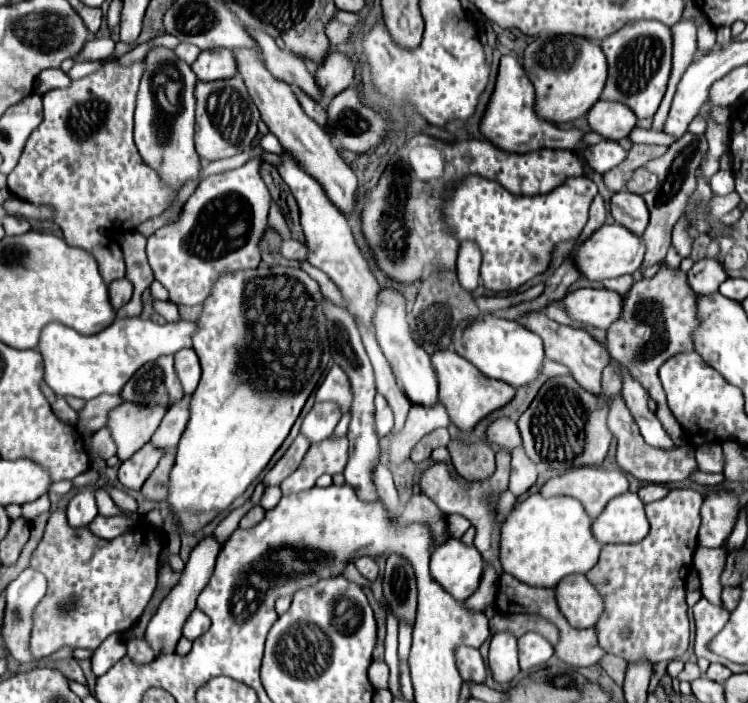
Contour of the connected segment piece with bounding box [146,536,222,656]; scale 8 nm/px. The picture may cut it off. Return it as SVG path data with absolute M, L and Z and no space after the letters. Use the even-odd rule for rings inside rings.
M206 536L204 540L200 540L192 552L190 552L190 558L182 570L182 576L178 580L178 584L168 592L168 596L162 600L162 604L158 606L154 618L150 620L148 628L146 628L146 636L148 636L148 642L154 650L156 656L160 654L166 654L166 652L174 652L176 650L176 644L182 636L182 626L186 622L186 618L190 616L190 612L196 608L196 598L198 594L204 590L204 586L208 584L212 572L214 572L214 564L216 564L216 558L218 558L218 552L220 552L220 542L216 540L216 536Z

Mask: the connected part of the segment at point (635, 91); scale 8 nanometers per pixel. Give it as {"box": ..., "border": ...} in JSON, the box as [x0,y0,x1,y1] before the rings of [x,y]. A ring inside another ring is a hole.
{"box":[600,20,672,118],"border":[[[632,20],[626,28],[606,36],[600,42],[608,60],[608,80],[600,100],[612,100],[626,104],[636,118],[652,118],[666,92],[666,82],[672,68],[672,34],[662,22],[656,20]]]}

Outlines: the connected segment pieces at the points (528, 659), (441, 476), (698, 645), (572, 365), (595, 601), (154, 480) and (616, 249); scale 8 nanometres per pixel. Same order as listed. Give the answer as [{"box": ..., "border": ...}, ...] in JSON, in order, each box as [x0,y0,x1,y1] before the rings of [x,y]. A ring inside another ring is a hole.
[{"box":[518,632,554,672],"border":[[[528,632],[518,638],[518,658],[520,658],[520,668],[526,672],[534,666],[542,666],[550,660],[554,654],[552,644],[544,640],[544,636],[538,636],[536,632]]]},{"box":[418,450,510,572],"border":[[[498,450],[496,452],[496,470],[494,470],[494,474],[490,478],[486,478],[482,482],[468,482],[460,474],[452,474],[444,462],[432,464],[422,474],[422,478],[418,482],[420,492],[426,494],[430,500],[434,500],[436,506],[444,514],[460,514],[460,516],[466,516],[472,522],[472,526],[476,528],[474,546],[482,552],[484,562],[492,564],[496,568],[496,572],[502,572],[502,566],[500,566],[500,560],[498,560],[498,540],[494,540],[494,534],[498,538],[500,526],[496,524],[496,512],[494,512],[494,506],[488,502],[488,496],[508,488],[508,476],[510,476],[510,452]]]},{"box":[694,598,730,662],"border":[[[702,598],[694,606],[694,620],[696,620],[696,640],[694,640],[694,654],[698,658],[706,658],[712,662],[712,652],[708,652],[706,644],[726,626],[730,614],[724,608],[712,606],[706,598]]]},{"box":[518,312,610,396],"border":[[[532,312],[532,316],[524,316],[524,320],[518,320],[524,328],[536,332],[542,342],[544,342],[544,352],[546,352],[546,358],[548,360],[554,360],[554,362],[560,362],[564,364],[572,378],[588,392],[594,392],[594,396],[604,396],[602,394],[602,370],[604,366],[610,362],[610,356],[608,356],[608,350],[596,342],[588,332],[580,330],[580,328],[570,328],[570,326],[562,326],[554,320],[550,320],[546,314],[542,312]]]},{"box":[554,574,604,628],"border":[[[584,574],[566,576],[554,592],[560,612],[574,628],[592,628],[604,610],[600,594]]]},{"box":[142,452,174,500],"border":[[[168,452],[166,456],[162,456],[162,460],[158,462],[156,470],[150,474],[150,478],[144,482],[142,486],[142,494],[150,500],[164,500],[168,496],[168,472],[172,470],[174,464],[174,452]]]},{"box":[570,224,646,282],"border":[[[604,224],[592,236],[588,236],[582,244],[578,244],[570,252],[570,256],[572,256],[576,270],[584,278],[588,278],[592,282],[602,282],[606,278],[618,278],[618,276],[624,276],[624,274],[634,274],[642,266],[644,250],[646,250],[644,242],[636,234],[628,232],[624,226]]]}]

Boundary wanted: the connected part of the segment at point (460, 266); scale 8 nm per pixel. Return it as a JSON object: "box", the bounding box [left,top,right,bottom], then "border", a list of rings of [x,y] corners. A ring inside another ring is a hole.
{"box":[456,240,482,292],"border":[[[464,240],[460,244],[458,250],[458,262],[456,262],[456,270],[458,270],[458,280],[460,284],[472,292],[478,282],[480,282],[480,262],[482,262],[482,254],[476,242]]]}

